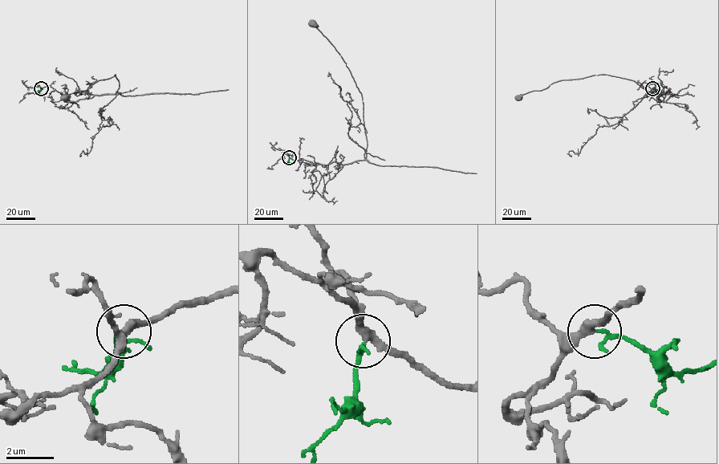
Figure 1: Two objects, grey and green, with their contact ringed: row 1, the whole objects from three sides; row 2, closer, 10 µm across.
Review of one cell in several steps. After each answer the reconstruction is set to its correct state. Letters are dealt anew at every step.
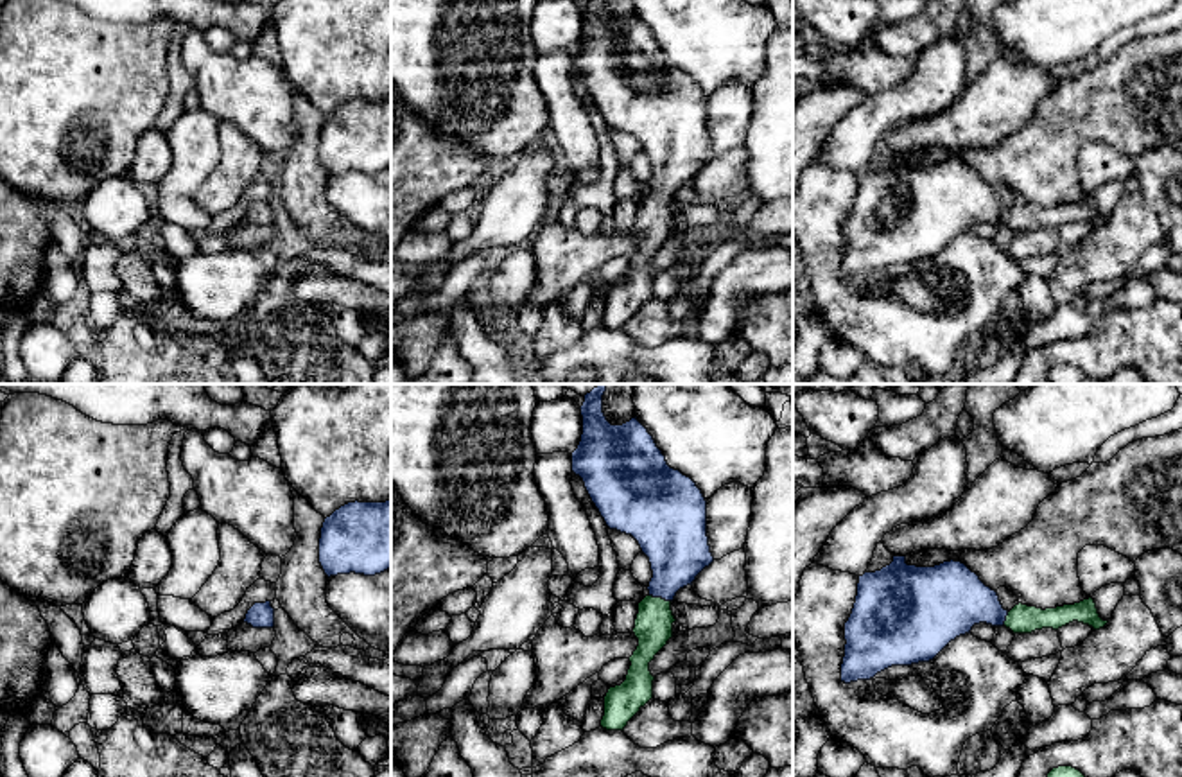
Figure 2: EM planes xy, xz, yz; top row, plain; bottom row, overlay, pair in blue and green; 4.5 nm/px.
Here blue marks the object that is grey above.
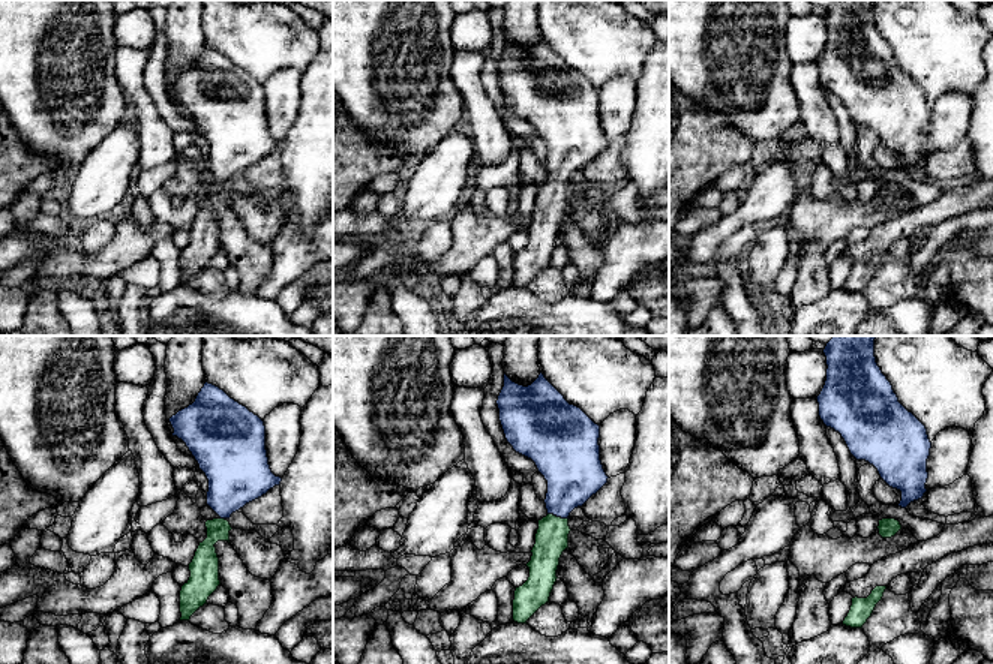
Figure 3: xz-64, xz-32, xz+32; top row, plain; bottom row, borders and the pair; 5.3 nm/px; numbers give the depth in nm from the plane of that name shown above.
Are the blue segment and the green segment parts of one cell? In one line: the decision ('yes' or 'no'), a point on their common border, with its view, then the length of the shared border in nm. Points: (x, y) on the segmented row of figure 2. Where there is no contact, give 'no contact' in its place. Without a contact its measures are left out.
yes; contact xz (660, 596); length 100 nm

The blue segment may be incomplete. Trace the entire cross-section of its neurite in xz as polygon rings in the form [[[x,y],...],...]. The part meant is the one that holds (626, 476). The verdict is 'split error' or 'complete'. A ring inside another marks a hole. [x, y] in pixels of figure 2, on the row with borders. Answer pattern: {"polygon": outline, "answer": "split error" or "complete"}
{"polygon": [[[599,384],[585,395],[579,407],[583,416],[583,434],[578,449],[572,452],[572,472],[579,476],[585,488],[599,510],[610,529],[631,535],[642,553],[649,558],[653,578],[649,581],[649,594],[639,603],[633,633],[639,646],[630,657],[630,669],[621,685],[610,687],[604,696],[604,716],[601,727],[606,730],[624,730],[628,721],[653,698],[653,680],[649,662],[673,637],[673,623],[676,621],[671,610],[671,601],[676,592],[692,585],[696,576],[714,562],[707,537],[707,501],[696,483],[667,465],[665,456],[656,447],[647,429],[635,418],[622,425],[612,425],[603,413],[603,395],[606,384]]], "answer": "split error"}

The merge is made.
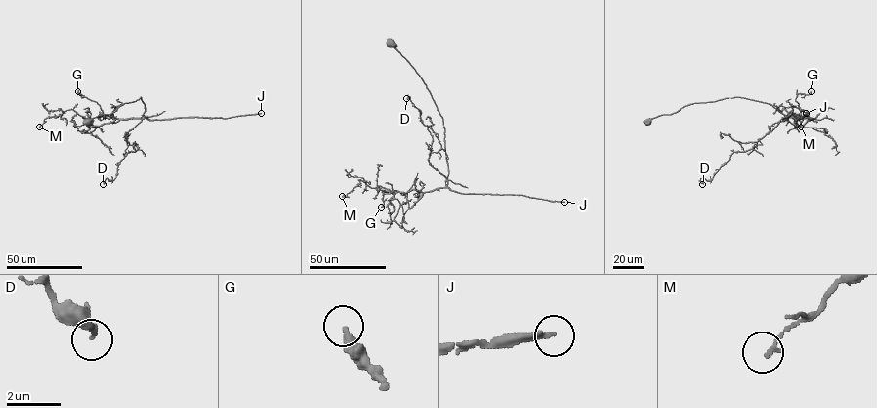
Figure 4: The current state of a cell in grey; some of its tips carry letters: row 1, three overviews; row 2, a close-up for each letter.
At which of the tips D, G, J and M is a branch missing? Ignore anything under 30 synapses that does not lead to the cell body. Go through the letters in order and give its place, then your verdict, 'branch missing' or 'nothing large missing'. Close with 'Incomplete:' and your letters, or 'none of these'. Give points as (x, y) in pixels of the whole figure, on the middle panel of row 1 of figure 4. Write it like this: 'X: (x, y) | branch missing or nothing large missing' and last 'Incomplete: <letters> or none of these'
D: (406, 98) | nothing large missing
G: (381, 207) | nothing large missing
J: (564, 202) | branch missing
M: (342, 196) | nothing large missing
Incomplete: J

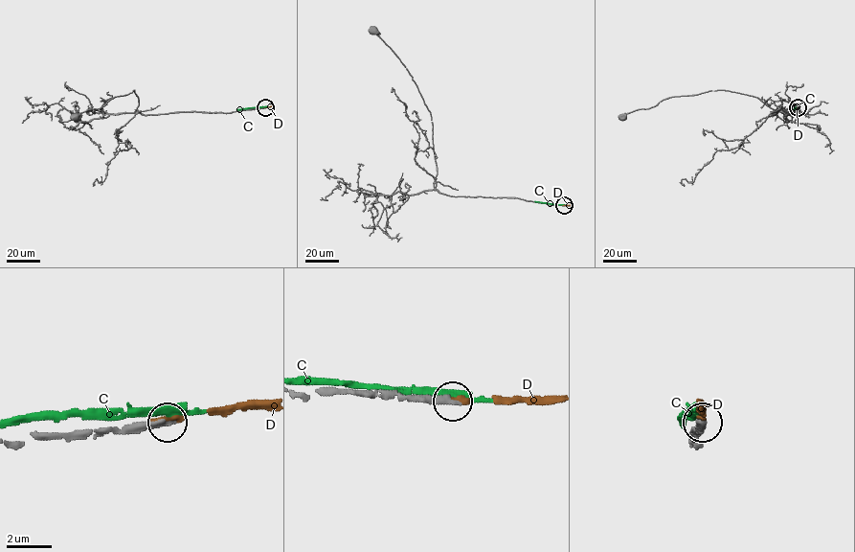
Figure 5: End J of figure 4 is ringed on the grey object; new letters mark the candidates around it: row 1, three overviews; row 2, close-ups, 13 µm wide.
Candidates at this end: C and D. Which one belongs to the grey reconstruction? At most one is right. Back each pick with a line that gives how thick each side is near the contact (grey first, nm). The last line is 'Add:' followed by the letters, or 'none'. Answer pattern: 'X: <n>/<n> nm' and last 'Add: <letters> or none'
D: 340/240 nm
Add: D

